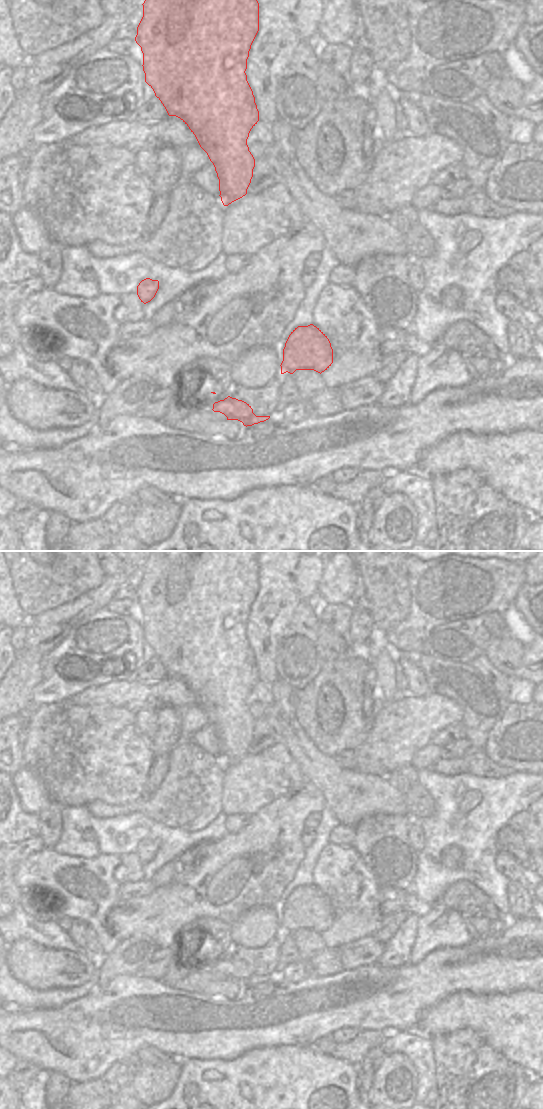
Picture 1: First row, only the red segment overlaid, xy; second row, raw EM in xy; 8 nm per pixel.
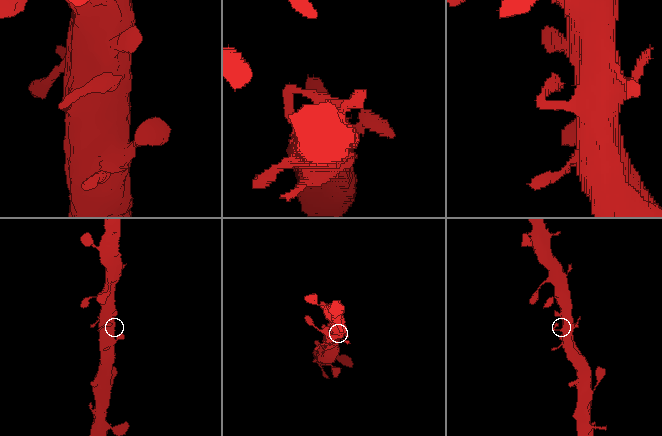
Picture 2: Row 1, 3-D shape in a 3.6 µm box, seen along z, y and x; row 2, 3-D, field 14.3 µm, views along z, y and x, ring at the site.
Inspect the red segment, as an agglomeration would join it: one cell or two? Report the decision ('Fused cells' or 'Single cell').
Single cell.

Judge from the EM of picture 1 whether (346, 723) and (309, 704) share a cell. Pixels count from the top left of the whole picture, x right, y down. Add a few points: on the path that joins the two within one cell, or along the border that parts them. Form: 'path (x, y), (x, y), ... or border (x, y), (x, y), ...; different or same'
path (337, 727), (318, 708); same

